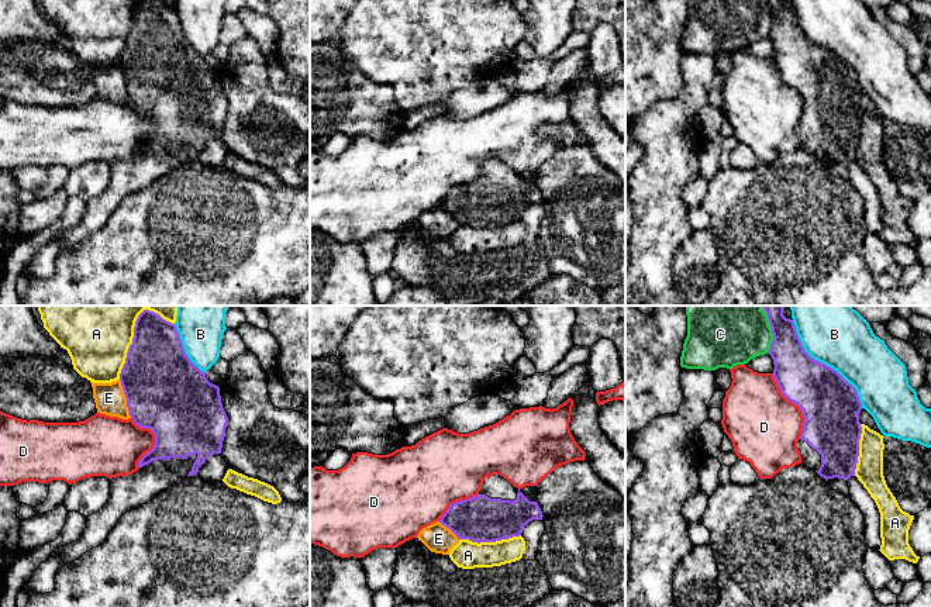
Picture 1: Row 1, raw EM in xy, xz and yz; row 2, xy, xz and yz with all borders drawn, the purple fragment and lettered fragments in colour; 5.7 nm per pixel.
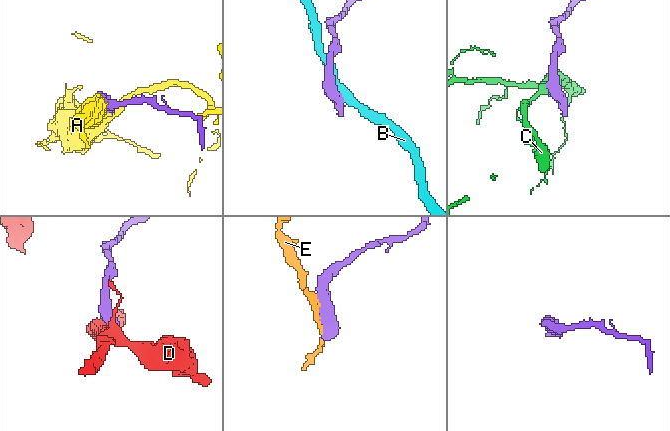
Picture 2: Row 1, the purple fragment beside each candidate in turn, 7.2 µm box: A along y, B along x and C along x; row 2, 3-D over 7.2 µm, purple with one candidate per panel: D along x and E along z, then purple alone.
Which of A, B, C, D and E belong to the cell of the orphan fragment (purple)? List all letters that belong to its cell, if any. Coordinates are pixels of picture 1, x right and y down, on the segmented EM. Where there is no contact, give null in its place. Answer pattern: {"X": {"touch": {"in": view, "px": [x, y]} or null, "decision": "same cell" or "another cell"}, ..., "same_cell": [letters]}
{"A": {"touch": {"in": "xy", "px": [134, 330]}, "decision": "another cell"}, "B": {"touch": {"in": "yz", "px": [823, 364]}, "decision": "another cell"}, "C": {"touch": {"in": "yz", "px": [772, 330]}, "decision": "another cell"}, "D": {"touch": {"in": "yz", "px": [796, 404]}, "decision": "another cell"}, "E": {"touch": {"in": "xy", "px": [126, 397]}, "decision": "another cell"}, "same_cell": []}

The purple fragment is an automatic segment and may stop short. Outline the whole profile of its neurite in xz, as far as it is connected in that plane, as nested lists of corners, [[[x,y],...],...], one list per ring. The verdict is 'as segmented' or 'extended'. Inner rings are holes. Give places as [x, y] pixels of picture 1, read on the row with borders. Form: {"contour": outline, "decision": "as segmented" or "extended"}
{"contour": [[[493,475],[483,480],[477,496],[451,504],[439,522],[458,539],[480,544],[520,537],[530,521],[542,517],[537,501],[530,501],[503,476]]], "decision": "extended"}

